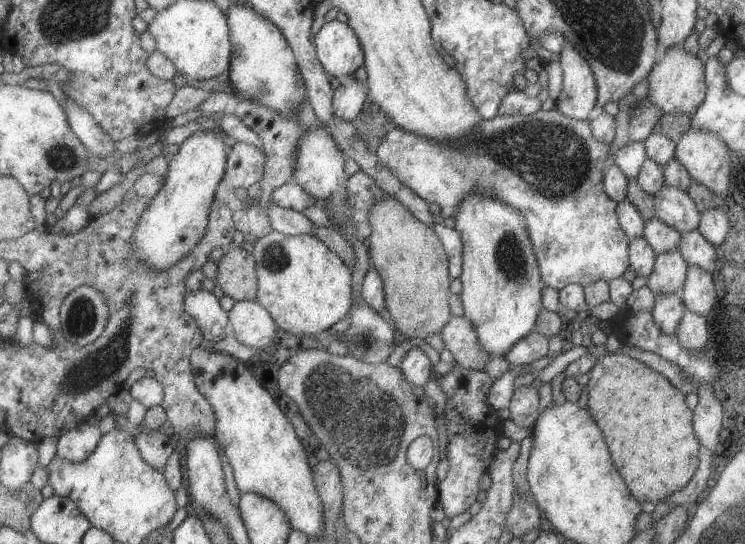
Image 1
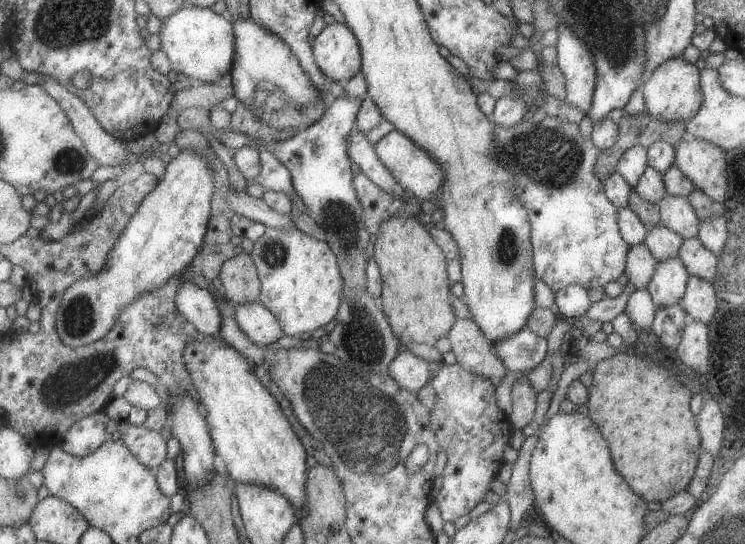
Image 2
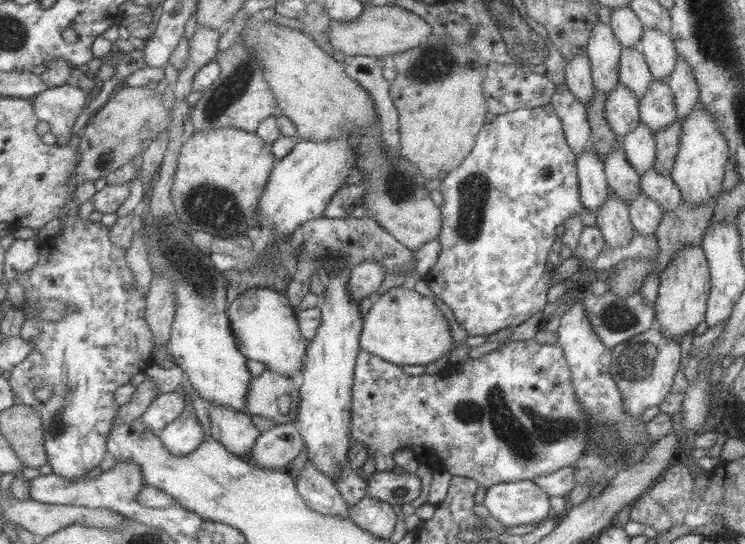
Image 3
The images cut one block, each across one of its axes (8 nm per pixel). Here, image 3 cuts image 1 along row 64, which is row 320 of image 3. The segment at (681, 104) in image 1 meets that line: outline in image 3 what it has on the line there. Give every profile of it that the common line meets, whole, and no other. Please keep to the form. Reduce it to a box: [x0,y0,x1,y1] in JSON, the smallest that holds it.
[654,244,710,342]

